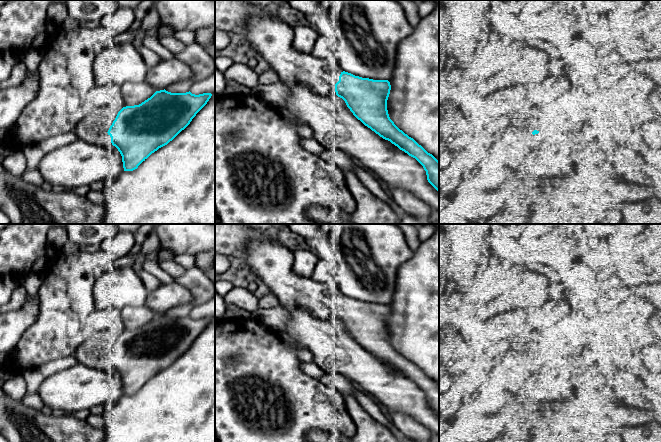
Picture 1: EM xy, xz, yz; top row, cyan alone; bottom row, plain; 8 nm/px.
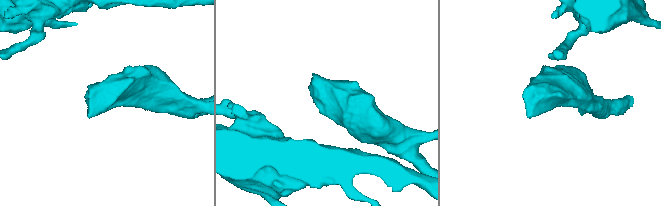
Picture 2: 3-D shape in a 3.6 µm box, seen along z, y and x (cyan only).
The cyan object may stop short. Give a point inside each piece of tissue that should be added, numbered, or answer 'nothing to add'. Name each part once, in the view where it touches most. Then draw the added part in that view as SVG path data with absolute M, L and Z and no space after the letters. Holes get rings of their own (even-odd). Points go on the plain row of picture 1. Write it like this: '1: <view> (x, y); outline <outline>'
1: xz (271, 261); outline M252 240L238 258L276 295L279 306L299 306L317 318L336 320L330 304L331 288L293 272L293 247L289 243Z

